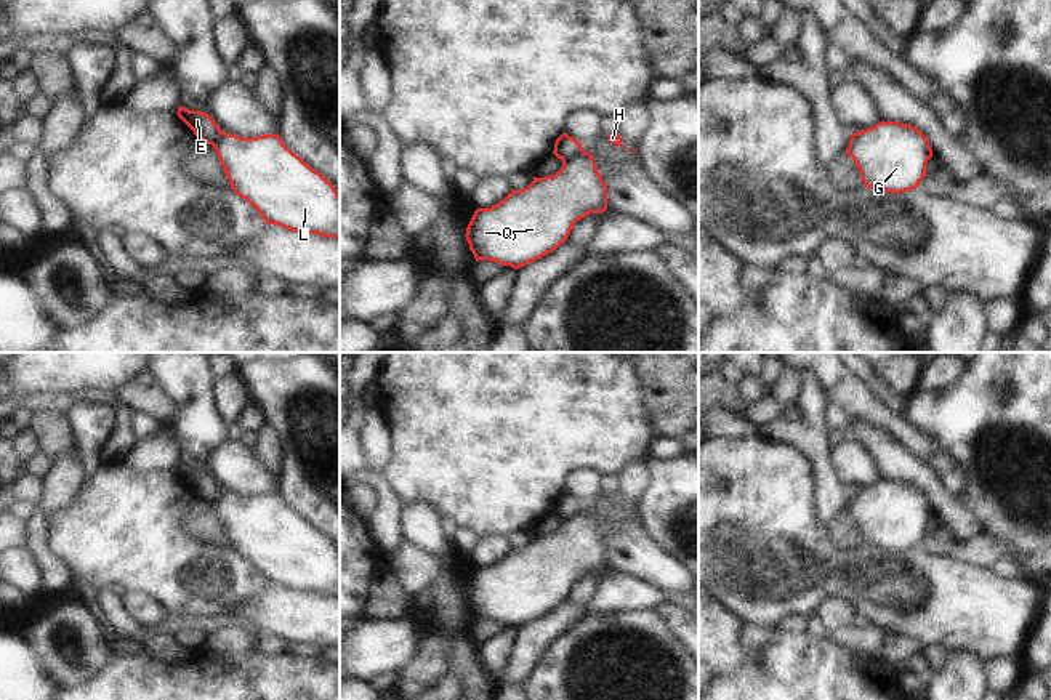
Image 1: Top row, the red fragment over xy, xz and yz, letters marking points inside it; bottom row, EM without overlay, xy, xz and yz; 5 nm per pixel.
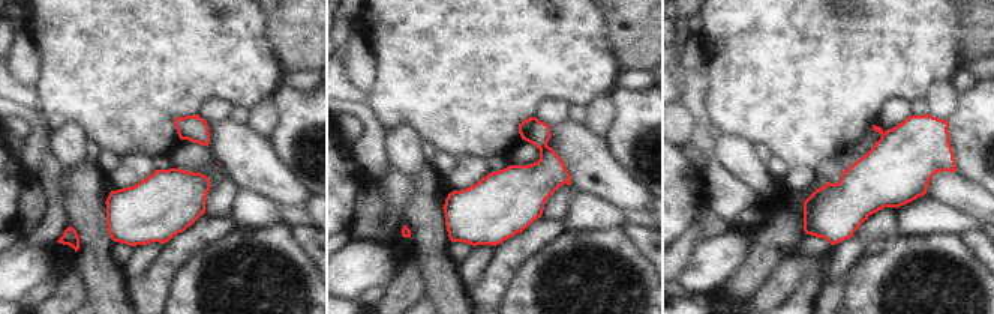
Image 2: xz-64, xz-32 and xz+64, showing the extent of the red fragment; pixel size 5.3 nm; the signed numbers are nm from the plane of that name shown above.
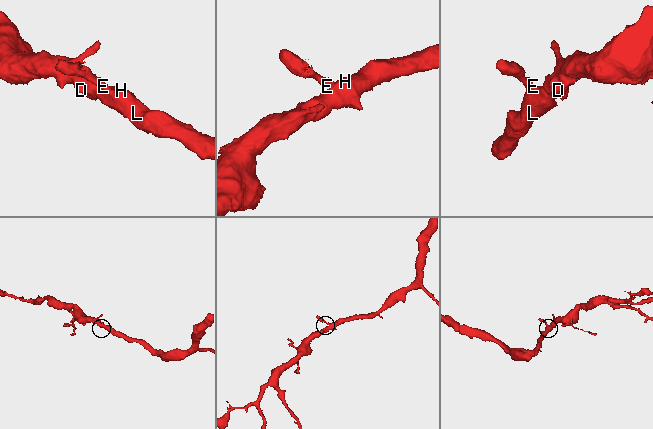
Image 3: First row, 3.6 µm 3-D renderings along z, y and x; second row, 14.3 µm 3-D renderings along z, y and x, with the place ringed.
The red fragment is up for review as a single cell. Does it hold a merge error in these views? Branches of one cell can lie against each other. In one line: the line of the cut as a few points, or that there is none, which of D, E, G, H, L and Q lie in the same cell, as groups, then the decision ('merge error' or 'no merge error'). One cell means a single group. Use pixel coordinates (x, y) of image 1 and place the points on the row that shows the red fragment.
cut in xz along (582, 149), (563, 162); D G H L Q / E; merge error

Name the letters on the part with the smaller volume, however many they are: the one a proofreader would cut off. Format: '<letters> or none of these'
E

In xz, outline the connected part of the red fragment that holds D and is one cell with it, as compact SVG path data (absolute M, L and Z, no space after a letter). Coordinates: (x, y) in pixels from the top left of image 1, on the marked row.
M582 151L556 175L535 178L490 208L477 208L466 227L476 261L519 269L564 243L575 223L607 210L607 184L593 155Z

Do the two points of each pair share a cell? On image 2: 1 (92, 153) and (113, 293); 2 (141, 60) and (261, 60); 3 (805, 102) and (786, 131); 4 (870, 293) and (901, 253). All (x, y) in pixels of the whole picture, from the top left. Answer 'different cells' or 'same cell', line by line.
1: different cells
2: same cell
3: same cell
4: same cell

